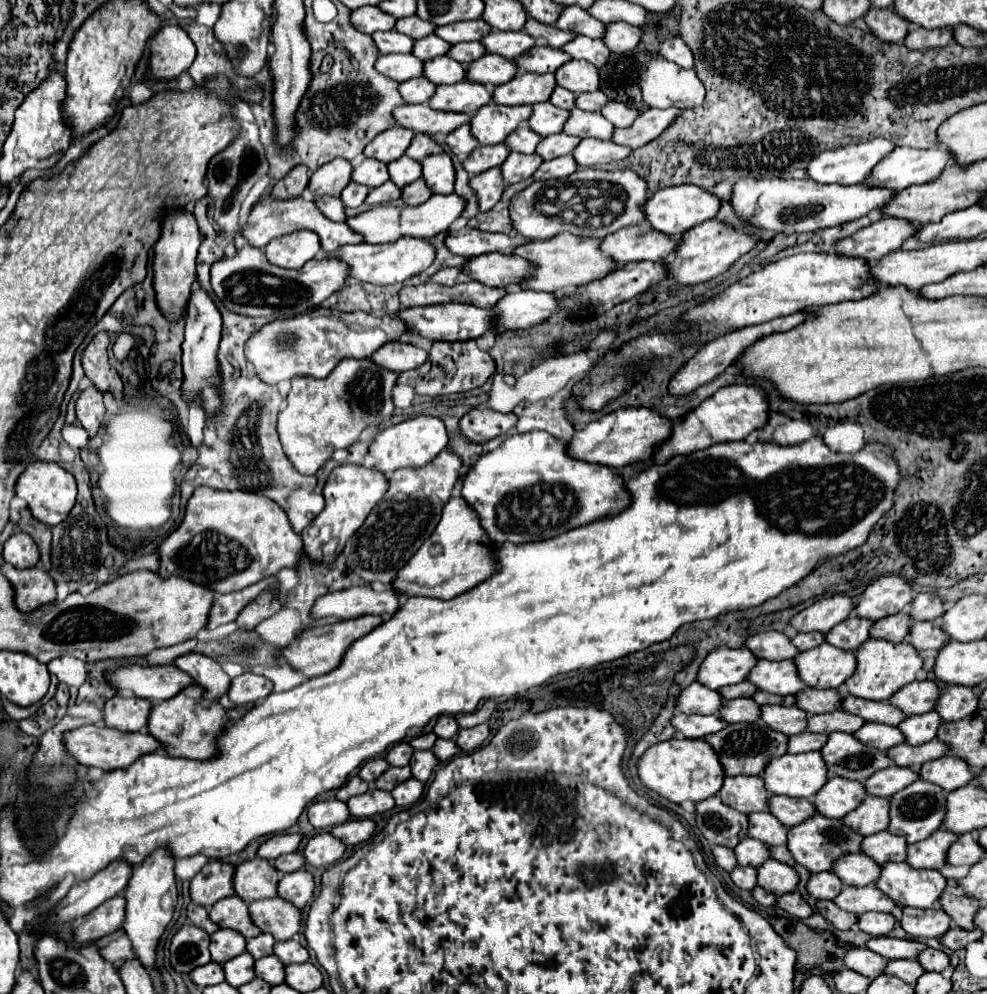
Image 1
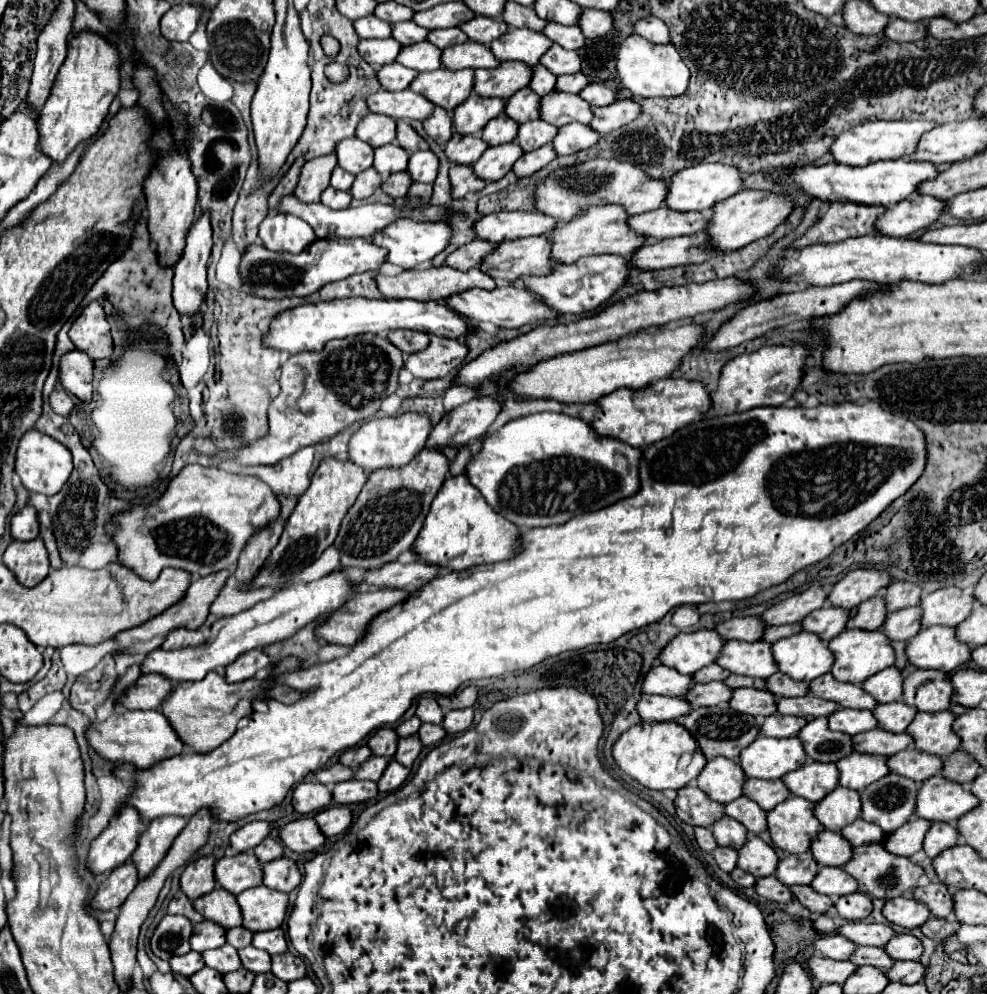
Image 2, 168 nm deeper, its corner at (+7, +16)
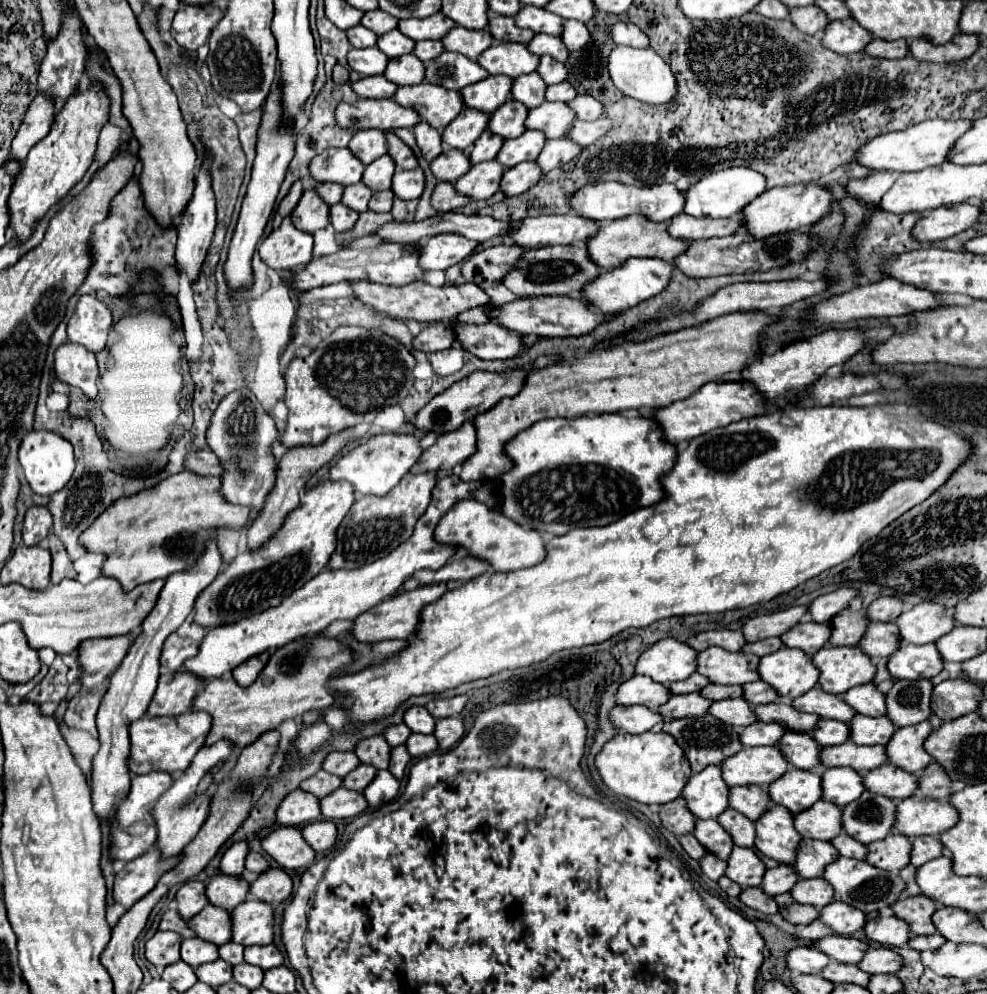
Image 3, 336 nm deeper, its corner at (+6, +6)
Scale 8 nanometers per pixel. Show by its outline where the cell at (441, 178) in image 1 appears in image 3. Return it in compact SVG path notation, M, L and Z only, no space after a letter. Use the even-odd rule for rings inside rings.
M423 168L415 170L399 170L393 176L393 186L391 186L401 200L413 200L423 194L425 188L425 172Z

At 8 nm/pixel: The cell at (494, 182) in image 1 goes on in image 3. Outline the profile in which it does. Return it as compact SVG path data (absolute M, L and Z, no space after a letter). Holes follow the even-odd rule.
M439 182L435 186L435 192L433 192L433 198L431 198L431 204L437 212L451 212L451 210L457 210L461 206L467 206L471 200L457 192L453 184L449 182Z

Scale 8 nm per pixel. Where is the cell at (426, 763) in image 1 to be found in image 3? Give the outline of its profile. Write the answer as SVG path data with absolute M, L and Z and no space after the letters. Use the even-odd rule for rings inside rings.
M397 746L397 748L391 750L391 766L389 766L389 770L391 770L391 774L395 774L395 778L399 778L399 780L403 778L405 768L407 768L409 762L411 762L411 756L409 756L405 746Z

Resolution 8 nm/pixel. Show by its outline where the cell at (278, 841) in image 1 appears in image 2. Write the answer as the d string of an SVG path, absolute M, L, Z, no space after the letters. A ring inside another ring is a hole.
M250 822L230 836L230 848L234 852L246 852L258 846L270 832L268 822Z

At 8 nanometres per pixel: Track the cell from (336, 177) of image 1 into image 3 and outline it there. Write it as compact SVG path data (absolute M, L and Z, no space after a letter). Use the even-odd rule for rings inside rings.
M307 186L299 204L295 206L291 220L297 228L305 232L315 232L319 228L325 228L329 222L329 206L323 202L323 198L317 194L315 186Z

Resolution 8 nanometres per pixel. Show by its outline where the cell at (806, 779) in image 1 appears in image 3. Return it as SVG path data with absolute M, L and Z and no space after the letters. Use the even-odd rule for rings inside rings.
M777 746L743 748L737 756L721 764L723 778L729 786L769 786L789 770L789 762Z

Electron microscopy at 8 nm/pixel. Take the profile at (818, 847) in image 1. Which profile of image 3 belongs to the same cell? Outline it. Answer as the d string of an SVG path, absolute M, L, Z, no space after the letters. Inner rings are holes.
M773 806L763 814L757 822L757 838L755 846L763 856L773 858L781 864L793 864L797 858L797 846L801 842L801 834L793 826L793 814L785 810L785 806Z

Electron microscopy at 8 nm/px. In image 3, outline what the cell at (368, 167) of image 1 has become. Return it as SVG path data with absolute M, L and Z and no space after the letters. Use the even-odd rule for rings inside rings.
M329 148L313 158L309 168L317 182L337 182L349 186L361 182L365 164L347 148Z

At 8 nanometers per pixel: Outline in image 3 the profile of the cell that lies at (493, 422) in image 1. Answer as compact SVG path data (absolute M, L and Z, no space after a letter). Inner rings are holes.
M465 422L461 428L441 434L437 442L421 454L421 458L417 460L417 466L413 466L411 472L419 474L429 470L453 468L455 464L461 464L465 462L465 458L473 456L475 450L477 450L475 424Z

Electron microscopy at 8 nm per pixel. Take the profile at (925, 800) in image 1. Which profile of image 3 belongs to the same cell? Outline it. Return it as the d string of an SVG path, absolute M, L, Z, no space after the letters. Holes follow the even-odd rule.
M865 792L843 808L843 828L859 842L871 844L885 838L895 824L897 802L881 794Z

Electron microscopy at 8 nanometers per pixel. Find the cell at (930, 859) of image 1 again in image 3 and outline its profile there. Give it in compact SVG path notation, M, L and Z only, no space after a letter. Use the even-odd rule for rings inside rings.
M893 832L881 842L869 844L869 854L865 860L881 870L903 870L909 864L911 848L913 844L907 836Z

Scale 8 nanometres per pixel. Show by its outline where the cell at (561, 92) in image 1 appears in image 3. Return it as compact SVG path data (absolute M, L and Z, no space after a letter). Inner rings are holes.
M533 72L533 74L515 78L511 94L515 100L523 102L525 106L535 108L545 102L545 90L547 90L547 84L543 82L543 78L537 72Z

